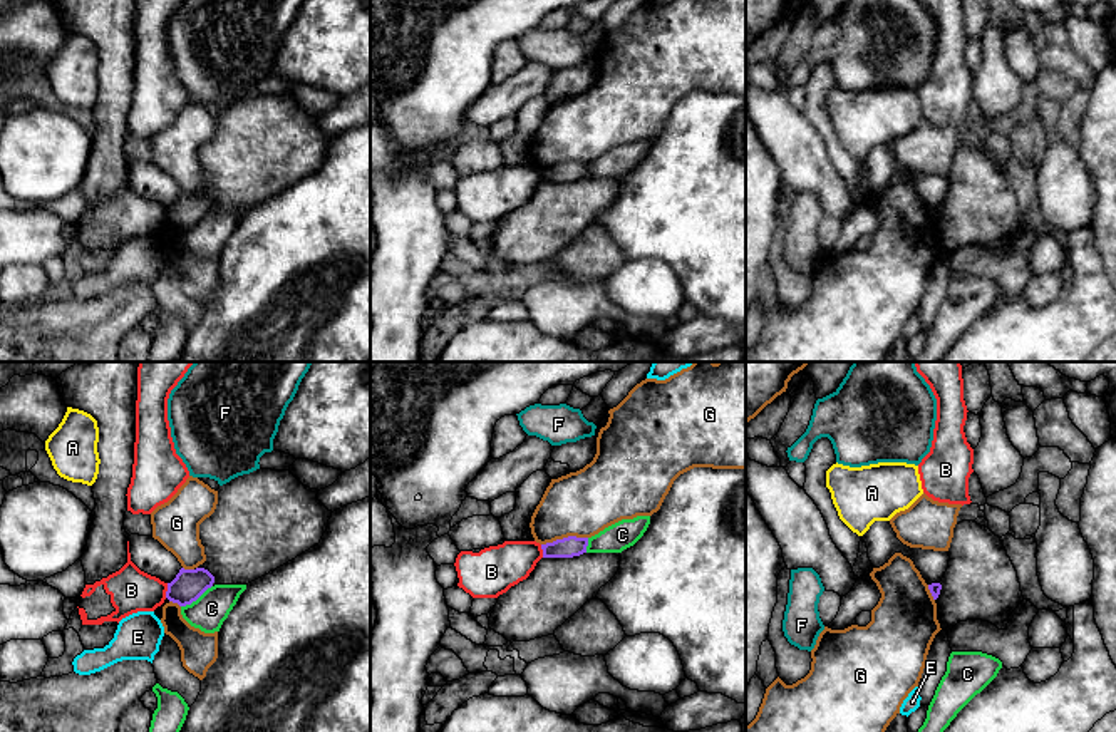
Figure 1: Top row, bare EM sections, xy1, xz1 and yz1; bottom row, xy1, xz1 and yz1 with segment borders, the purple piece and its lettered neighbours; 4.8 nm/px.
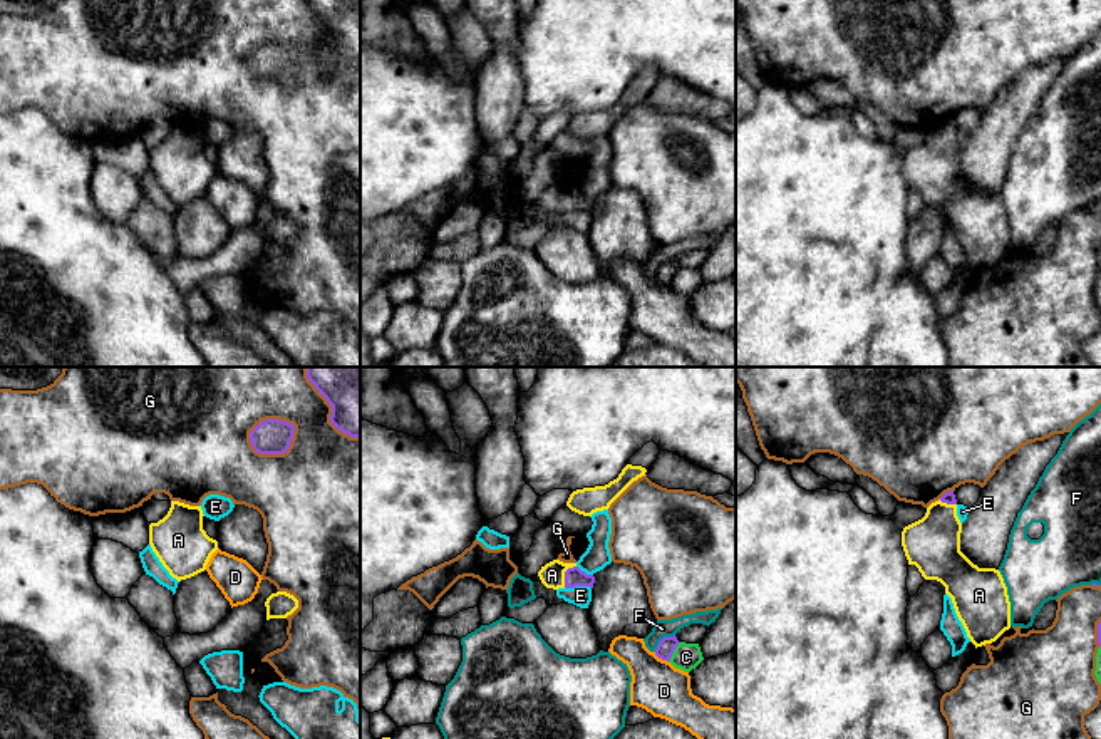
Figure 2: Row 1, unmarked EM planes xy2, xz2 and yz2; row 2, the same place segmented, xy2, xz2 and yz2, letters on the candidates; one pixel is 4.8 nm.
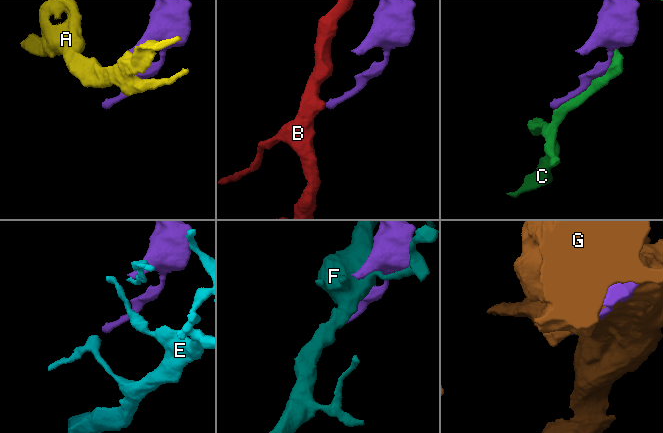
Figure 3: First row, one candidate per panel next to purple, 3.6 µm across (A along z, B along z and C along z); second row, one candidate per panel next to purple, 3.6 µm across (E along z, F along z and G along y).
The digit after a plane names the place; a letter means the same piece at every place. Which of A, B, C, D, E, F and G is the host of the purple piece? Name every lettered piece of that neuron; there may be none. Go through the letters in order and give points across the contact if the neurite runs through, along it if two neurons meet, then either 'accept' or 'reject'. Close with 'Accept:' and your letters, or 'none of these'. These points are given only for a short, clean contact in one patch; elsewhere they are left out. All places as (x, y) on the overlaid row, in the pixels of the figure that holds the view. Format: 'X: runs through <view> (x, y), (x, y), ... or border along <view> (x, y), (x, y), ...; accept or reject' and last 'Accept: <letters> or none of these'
A: runs through xz2 (573, 577), (565, 575), (552, 575); accept
B: border along xy1 (168, 583), (165, 597); reject
C: reject
D: border along xz2 (654, 652), (667, 662); reject
E: border along xz2 (590, 587), (565, 589); reject
F: reject
G: reject
Accept: A

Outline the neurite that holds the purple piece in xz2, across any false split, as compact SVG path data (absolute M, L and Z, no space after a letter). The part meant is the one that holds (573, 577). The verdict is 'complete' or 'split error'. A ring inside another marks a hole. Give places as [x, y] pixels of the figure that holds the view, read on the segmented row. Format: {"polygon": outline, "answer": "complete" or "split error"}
{"polygon": "M553 560L541 566L538 576L546 588L553 590L575 587L593 588L595 583L595 576L582 571L576 563L563 563L560 560Z", "answer": "split error"}

